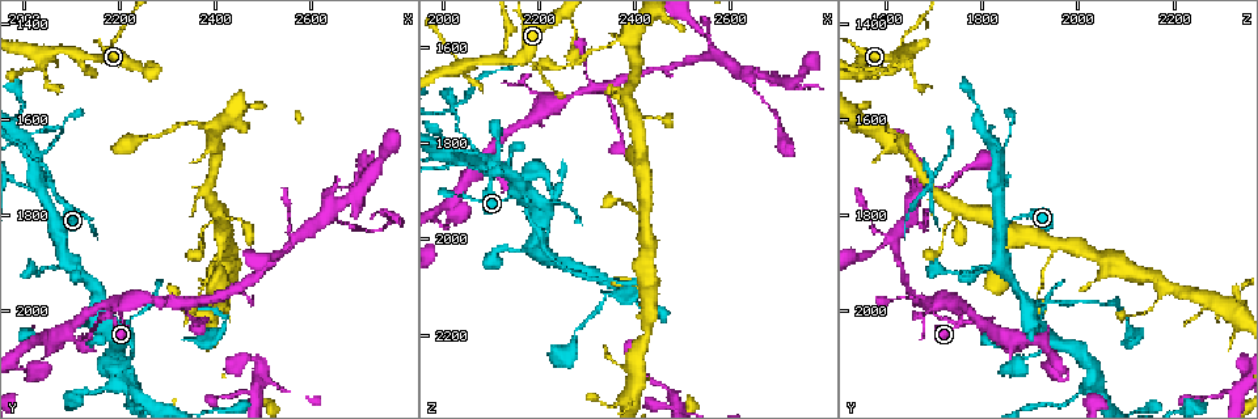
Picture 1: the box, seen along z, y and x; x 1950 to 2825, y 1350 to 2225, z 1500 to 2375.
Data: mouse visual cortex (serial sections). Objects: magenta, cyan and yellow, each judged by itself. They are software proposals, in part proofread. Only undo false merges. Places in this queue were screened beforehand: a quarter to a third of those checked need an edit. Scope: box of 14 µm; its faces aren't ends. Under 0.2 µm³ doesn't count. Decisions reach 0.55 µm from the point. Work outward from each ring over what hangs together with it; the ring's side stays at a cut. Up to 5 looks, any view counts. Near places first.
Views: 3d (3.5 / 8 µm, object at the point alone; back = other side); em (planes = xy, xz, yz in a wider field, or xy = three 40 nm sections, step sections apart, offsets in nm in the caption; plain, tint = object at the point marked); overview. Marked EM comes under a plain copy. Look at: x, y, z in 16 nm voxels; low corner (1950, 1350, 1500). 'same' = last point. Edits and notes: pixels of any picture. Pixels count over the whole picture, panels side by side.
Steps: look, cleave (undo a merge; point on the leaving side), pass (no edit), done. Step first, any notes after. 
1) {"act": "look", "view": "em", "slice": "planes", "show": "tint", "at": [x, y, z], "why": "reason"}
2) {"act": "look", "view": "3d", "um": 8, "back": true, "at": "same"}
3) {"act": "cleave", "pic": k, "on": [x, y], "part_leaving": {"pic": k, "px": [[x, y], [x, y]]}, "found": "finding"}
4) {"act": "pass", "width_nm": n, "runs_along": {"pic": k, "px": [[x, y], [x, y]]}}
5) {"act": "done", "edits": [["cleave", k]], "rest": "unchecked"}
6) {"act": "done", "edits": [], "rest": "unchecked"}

{"act": "look", "view": "3d", "um": 8, "at": [2155, 1985, 1895], "why": "three arms meet"}

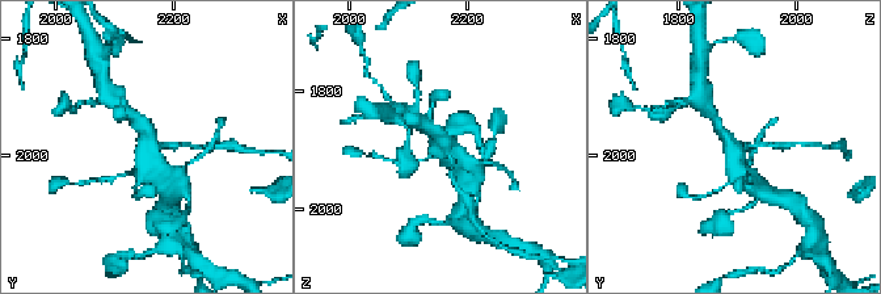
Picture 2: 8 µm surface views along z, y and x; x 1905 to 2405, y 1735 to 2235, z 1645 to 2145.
{"act": "look", "view": "em", "slice": "xy", "step": 1, "show": "tint", "at": [2165, 1980, 1890], "why": "now the EM"}

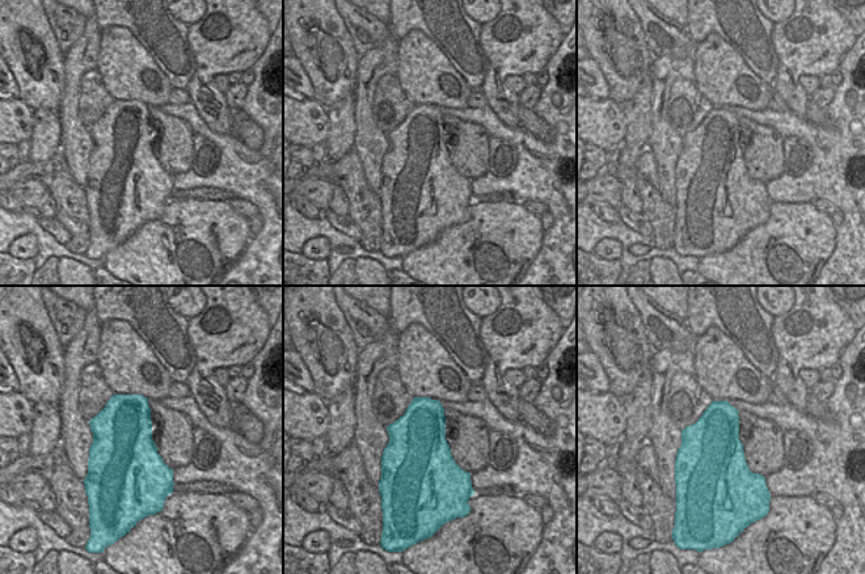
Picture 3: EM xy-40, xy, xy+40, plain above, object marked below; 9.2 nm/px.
{"act": "pass", "runs_along": {"pic": 2, "px": [[712, 114], [743, 177]]}, "found": "one cell here"}

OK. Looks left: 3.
{"act": "look", "view": "3d", "um": 3.5, "at": [2220, 2185, 2000]}

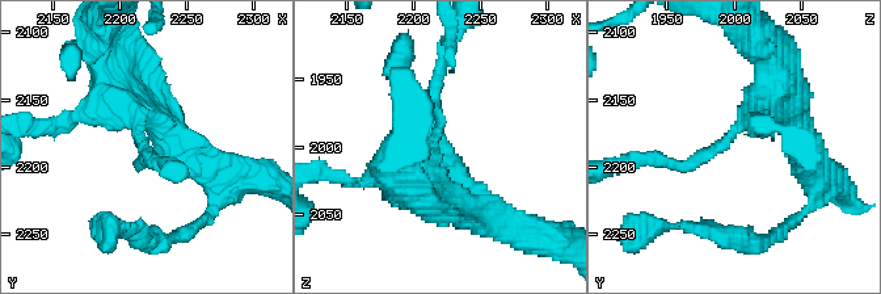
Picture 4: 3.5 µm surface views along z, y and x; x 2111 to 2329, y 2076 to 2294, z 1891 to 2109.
{"act": "look", "view": "em", "slice": "xy", "step": 2, "show": "tint", "at": [2214, 2178, 1996]}

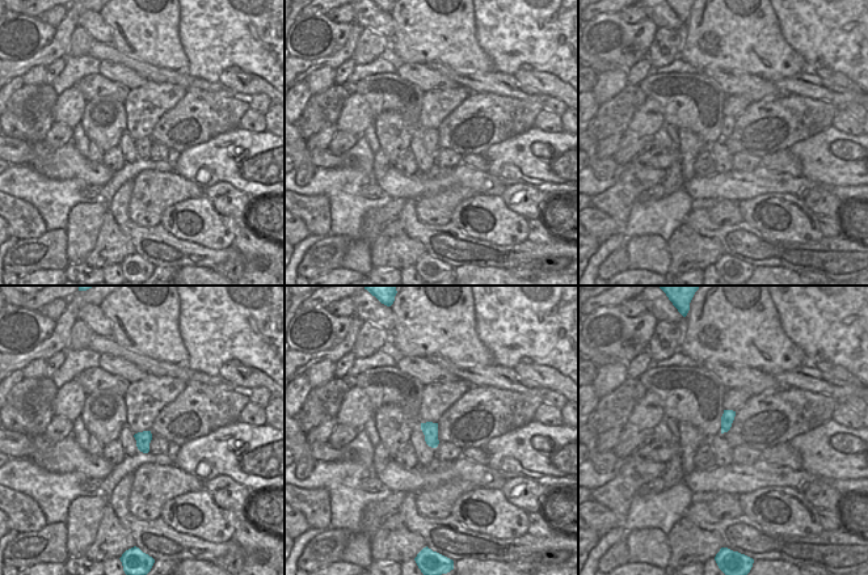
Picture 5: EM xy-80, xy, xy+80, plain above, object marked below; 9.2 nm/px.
{"act": "pass", "arm_widths_nm": [150, 450], "runs_along": {"pic": 4, "px": [[776, 83], [708, 155], [654, 159]]}, "found": "one cell here"}

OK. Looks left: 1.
{"act": "done", "edits": [], "rest": "unchecked"}

